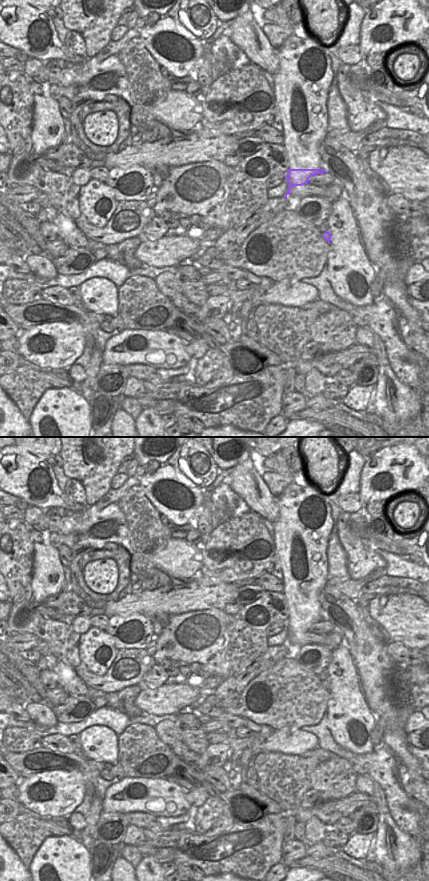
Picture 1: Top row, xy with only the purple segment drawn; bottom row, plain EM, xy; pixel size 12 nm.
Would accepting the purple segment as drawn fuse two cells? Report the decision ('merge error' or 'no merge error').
no merge error

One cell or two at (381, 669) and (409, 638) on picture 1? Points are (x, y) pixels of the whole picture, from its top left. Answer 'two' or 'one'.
two

